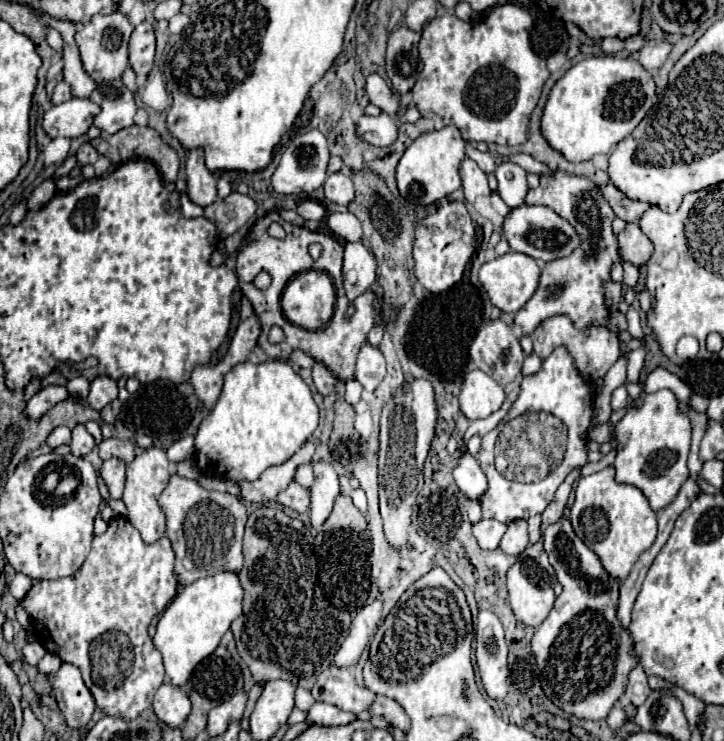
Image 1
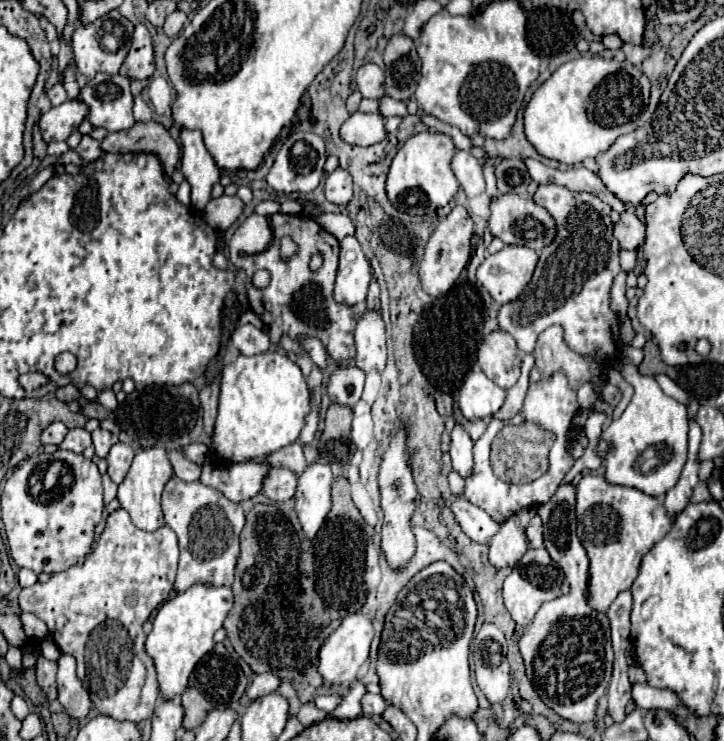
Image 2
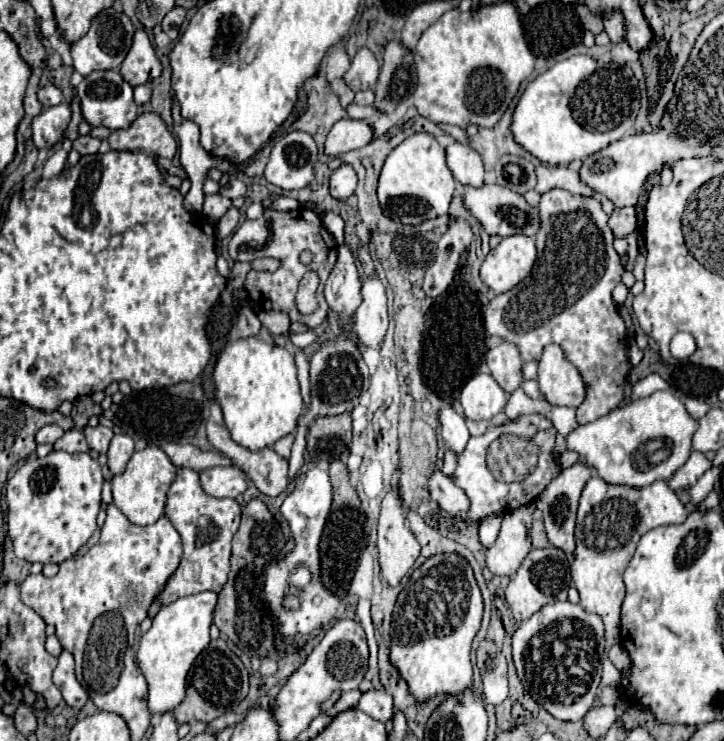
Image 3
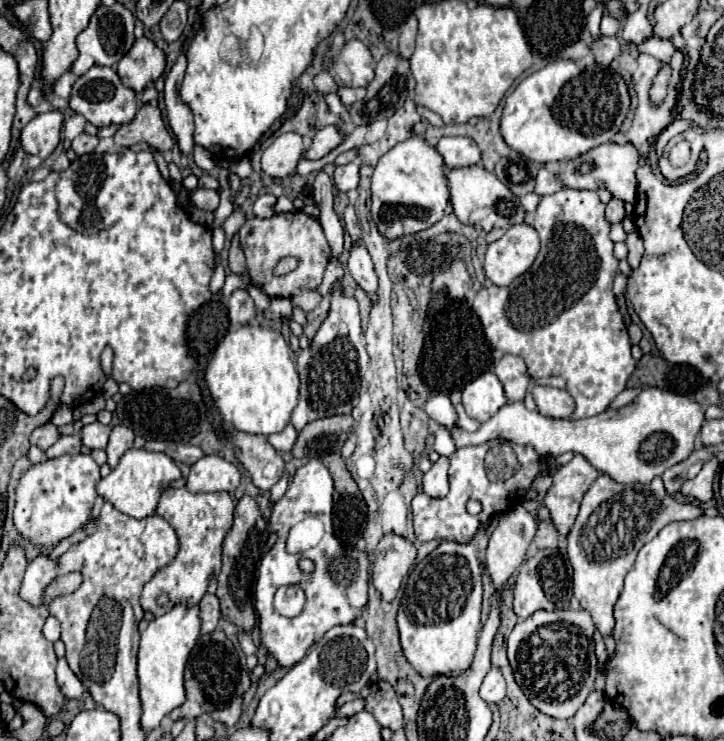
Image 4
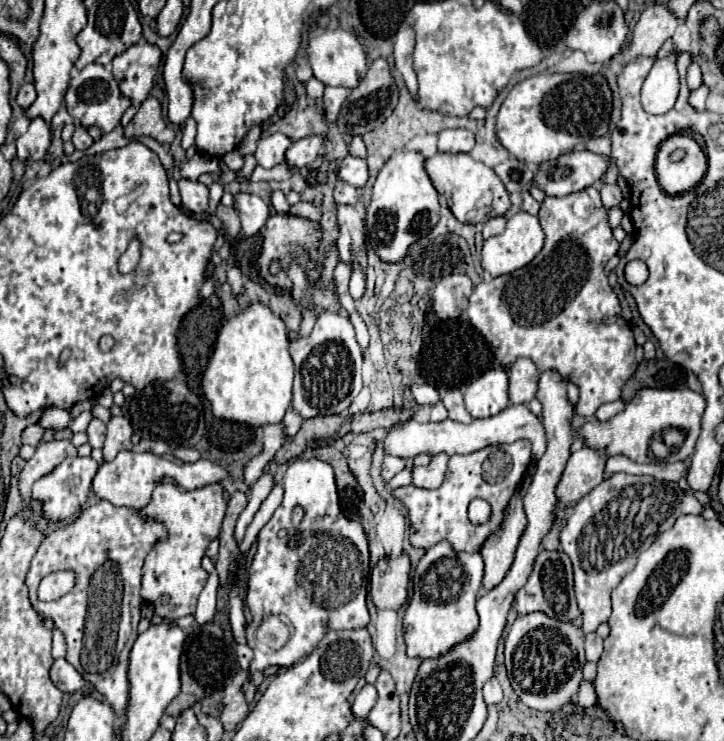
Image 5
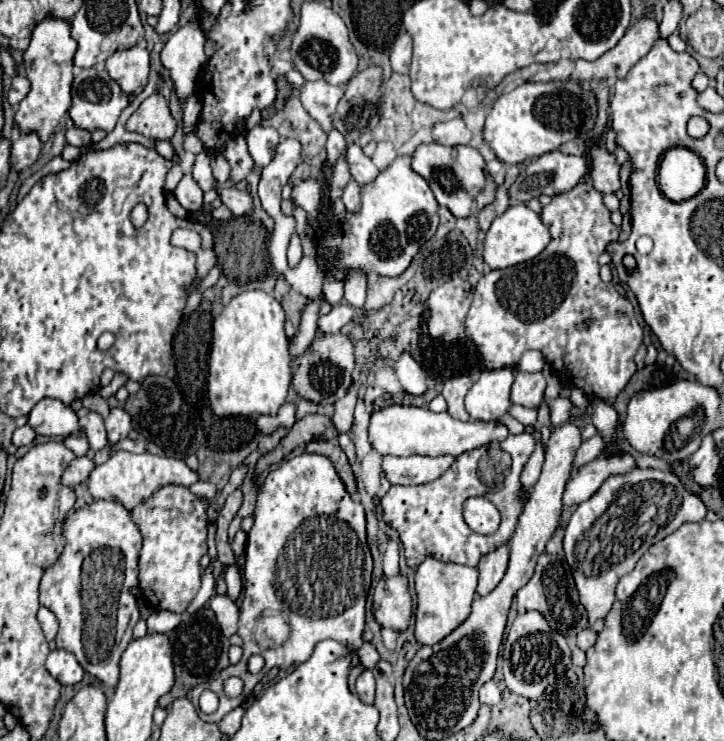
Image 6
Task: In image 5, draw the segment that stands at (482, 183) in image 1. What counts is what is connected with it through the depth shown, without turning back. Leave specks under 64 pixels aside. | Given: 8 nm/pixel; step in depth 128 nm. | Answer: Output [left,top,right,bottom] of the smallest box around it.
[438,128,474,152]

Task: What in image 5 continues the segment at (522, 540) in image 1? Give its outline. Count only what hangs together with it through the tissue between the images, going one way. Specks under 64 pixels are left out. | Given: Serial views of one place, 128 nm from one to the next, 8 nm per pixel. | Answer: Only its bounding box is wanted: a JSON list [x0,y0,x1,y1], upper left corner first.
[480,490,526,590]

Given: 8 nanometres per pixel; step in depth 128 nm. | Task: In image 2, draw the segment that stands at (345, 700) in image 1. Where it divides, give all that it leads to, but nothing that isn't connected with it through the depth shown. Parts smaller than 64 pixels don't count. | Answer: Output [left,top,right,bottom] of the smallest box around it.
[362,692,386,716]

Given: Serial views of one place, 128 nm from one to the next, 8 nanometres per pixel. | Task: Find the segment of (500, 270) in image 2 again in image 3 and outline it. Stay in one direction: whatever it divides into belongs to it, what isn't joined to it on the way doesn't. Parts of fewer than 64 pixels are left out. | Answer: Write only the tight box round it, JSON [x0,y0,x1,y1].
[480,236,536,294]

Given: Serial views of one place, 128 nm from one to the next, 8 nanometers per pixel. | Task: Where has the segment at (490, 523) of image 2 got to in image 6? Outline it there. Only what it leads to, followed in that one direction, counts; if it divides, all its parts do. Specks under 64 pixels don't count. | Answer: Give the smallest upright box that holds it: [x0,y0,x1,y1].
[382,456,456,486]

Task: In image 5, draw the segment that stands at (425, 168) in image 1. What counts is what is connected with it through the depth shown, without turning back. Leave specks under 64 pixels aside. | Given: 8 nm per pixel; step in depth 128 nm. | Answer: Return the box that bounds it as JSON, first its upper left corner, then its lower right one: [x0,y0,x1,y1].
[366,152,440,264]

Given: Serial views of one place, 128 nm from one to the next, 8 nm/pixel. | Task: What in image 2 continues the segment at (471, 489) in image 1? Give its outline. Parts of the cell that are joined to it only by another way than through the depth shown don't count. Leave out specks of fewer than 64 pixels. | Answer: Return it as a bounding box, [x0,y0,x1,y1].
[450,424,472,478]

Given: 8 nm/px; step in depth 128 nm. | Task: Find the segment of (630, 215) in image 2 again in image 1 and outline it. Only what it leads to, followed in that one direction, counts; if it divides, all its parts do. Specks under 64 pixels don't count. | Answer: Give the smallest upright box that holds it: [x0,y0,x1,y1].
[618,222,652,266]

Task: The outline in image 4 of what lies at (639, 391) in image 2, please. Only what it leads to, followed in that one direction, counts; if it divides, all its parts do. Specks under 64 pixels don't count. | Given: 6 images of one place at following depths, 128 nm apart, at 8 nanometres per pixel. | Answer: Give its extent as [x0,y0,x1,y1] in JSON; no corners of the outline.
[450,388,704,484]

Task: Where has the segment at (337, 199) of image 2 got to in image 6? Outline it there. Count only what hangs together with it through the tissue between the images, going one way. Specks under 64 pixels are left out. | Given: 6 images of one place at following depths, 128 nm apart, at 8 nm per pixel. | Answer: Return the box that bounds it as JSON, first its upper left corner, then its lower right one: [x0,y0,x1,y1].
[346,144,380,186]

